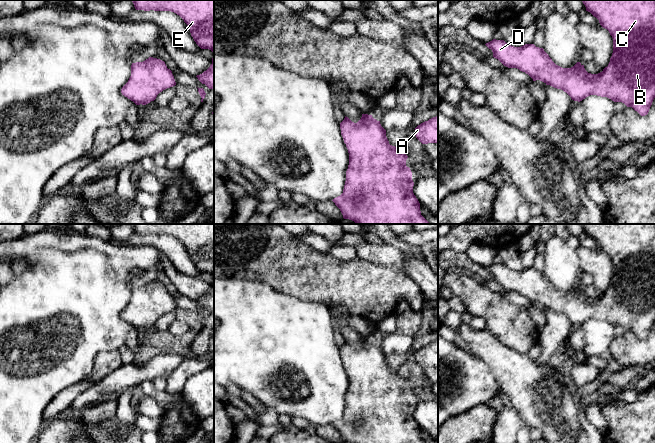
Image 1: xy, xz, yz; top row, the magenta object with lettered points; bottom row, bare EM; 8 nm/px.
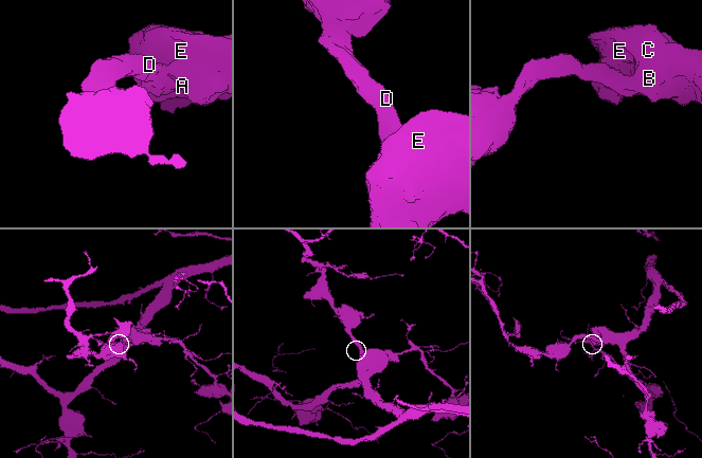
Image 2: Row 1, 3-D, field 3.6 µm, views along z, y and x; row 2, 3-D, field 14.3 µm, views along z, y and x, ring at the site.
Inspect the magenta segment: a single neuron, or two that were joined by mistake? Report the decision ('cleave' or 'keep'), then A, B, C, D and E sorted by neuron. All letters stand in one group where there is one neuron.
keep | A B C D E

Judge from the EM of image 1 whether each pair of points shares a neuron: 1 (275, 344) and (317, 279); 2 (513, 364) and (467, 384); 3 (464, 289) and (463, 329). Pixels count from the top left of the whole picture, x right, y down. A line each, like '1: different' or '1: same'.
1: different
2: different
3: different

